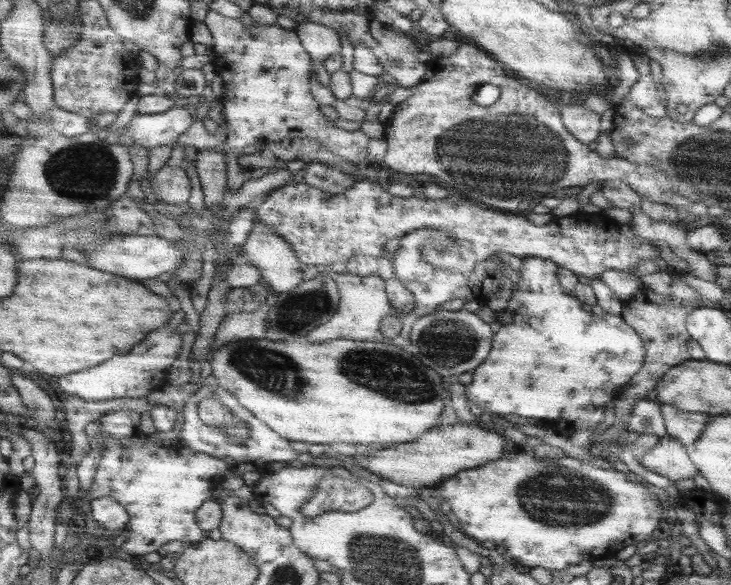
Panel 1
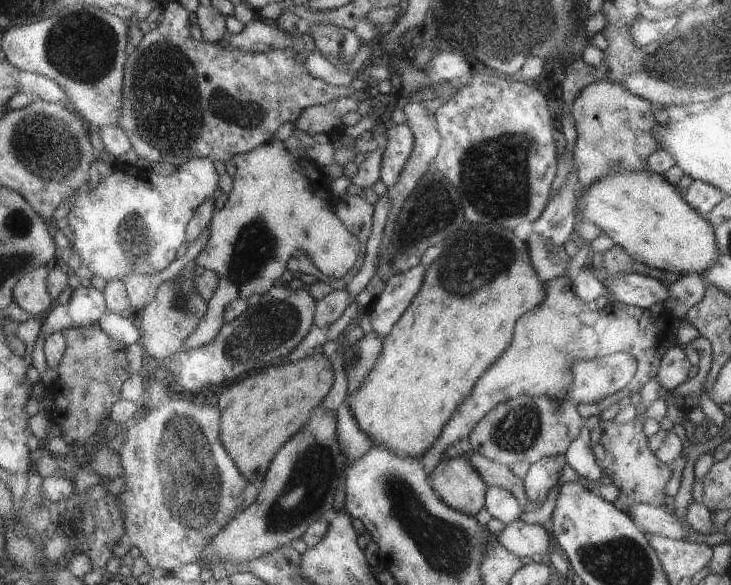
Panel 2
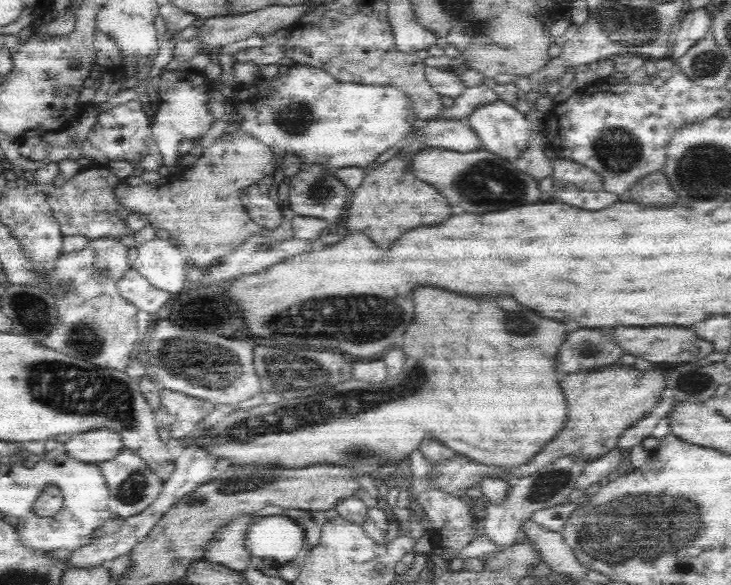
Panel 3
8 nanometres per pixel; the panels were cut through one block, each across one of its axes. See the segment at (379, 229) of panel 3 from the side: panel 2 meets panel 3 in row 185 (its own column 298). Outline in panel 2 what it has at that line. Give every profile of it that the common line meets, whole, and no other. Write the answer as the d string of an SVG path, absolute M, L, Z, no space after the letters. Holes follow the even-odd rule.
M313 356L251 374L221 396L221 440L249 482L265 478L273 456L305 426L309 412L331 392L331 384L335 384L333 366L323 356Z

